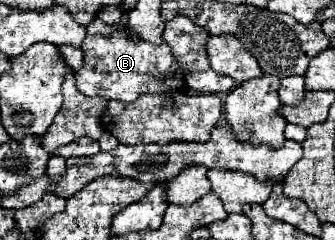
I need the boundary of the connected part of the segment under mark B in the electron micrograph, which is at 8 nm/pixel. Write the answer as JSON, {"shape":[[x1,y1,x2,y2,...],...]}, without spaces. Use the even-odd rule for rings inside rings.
{"shape":[[115,31,111,37,87,35,83,41,83,67,75,73,77,89,87,97,105,97,133,103,143,93,169,93,185,87,183,73,167,43,153,45,135,41,125,31]]}

